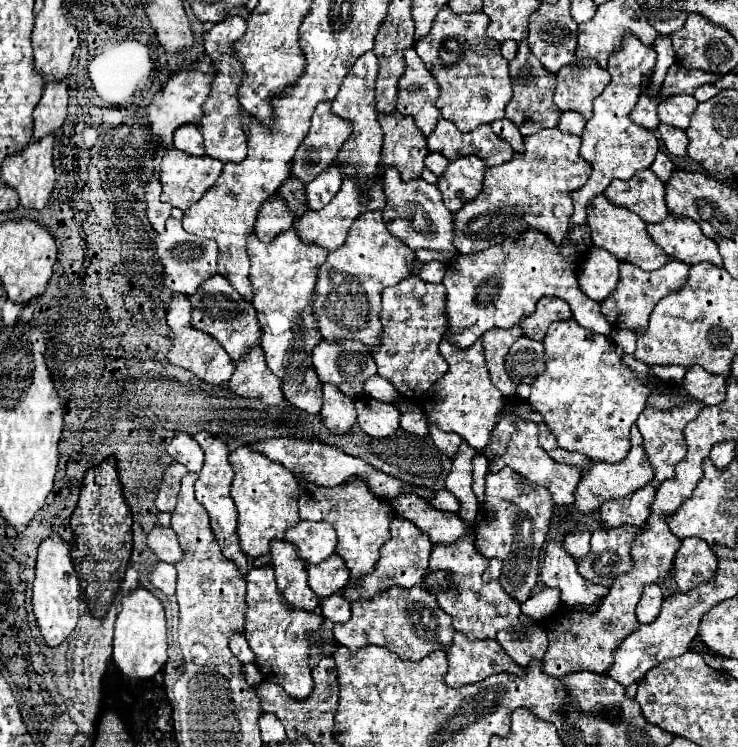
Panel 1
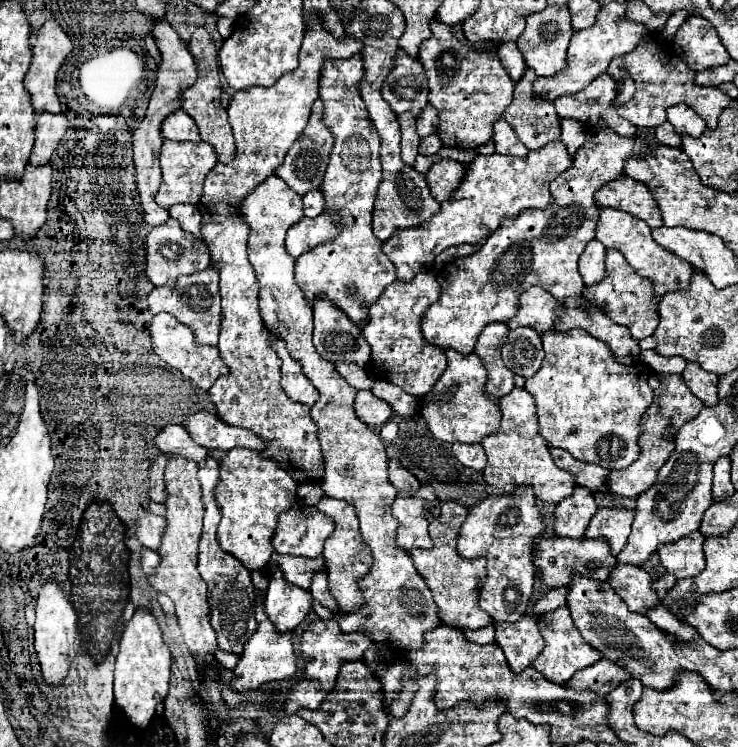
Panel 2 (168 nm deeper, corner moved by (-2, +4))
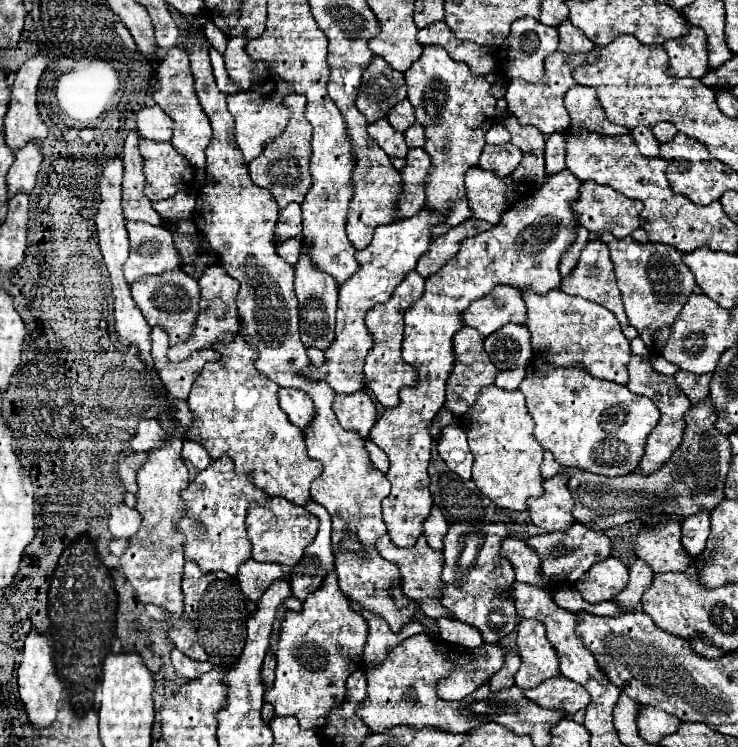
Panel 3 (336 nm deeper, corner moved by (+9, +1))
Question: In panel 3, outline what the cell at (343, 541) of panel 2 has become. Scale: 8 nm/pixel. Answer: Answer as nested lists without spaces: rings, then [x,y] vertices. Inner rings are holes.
[[[330,573],[324,581],[324,587],[314,591],[304,603],[302,611],[286,611],[280,623],[280,639],[276,649],[276,679],[272,689],[264,693],[264,701],[272,703],[276,715],[280,717],[296,717],[300,727],[304,729],[320,729],[326,723],[328,713],[346,697],[346,679],[356,669],[362,669],[362,653],[368,637],[366,621],[350,609],[346,595],[338,587],[336,573]]]

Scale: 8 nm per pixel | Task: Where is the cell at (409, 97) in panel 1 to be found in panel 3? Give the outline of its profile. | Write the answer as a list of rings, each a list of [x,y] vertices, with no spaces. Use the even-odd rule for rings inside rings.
[[[374,57],[362,73],[362,85],[356,95],[358,111],[374,123],[386,117],[388,109],[406,97],[404,75],[394,71],[384,59]]]

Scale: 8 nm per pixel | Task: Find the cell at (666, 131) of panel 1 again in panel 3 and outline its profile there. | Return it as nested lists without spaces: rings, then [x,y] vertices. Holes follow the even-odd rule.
[[[644,125],[634,127],[634,129],[630,129],[630,135],[632,135],[634,143],[638,145],[638,149],[644,157],[656,157],[658,155],[660,145],[658,145],[658,141],[654,139],[654,135],[648,127],[644,127]]]

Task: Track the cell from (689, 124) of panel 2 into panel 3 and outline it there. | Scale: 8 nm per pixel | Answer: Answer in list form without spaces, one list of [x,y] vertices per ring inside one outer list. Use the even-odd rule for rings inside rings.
[[[658,123],[658,125],[652,127],[652,135],[656,137],[658,143],[668,143],[668,141],[672,141],[676,133],[678,133],[678,131],[676,131],[676,127],[674,127],[672,123]]]

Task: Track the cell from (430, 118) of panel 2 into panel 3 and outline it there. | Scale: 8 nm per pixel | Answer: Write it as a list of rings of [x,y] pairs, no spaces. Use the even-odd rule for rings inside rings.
[[[404,99],[400,103],[396,103],[396,107],[392,107],[386,115],[386,121],[396,129],[396,131],[406,131],[412,121],[414,121],[414,107]]]

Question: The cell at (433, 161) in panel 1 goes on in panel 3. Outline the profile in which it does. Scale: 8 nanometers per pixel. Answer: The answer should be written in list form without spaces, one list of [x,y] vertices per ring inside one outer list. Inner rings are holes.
[[[412,123],[412,127],[408,127],[408,131],[404,131],[406,137],[406,145],[408,147],[422,147],[424,145],[424,127],[420,127],[420,123]]]

